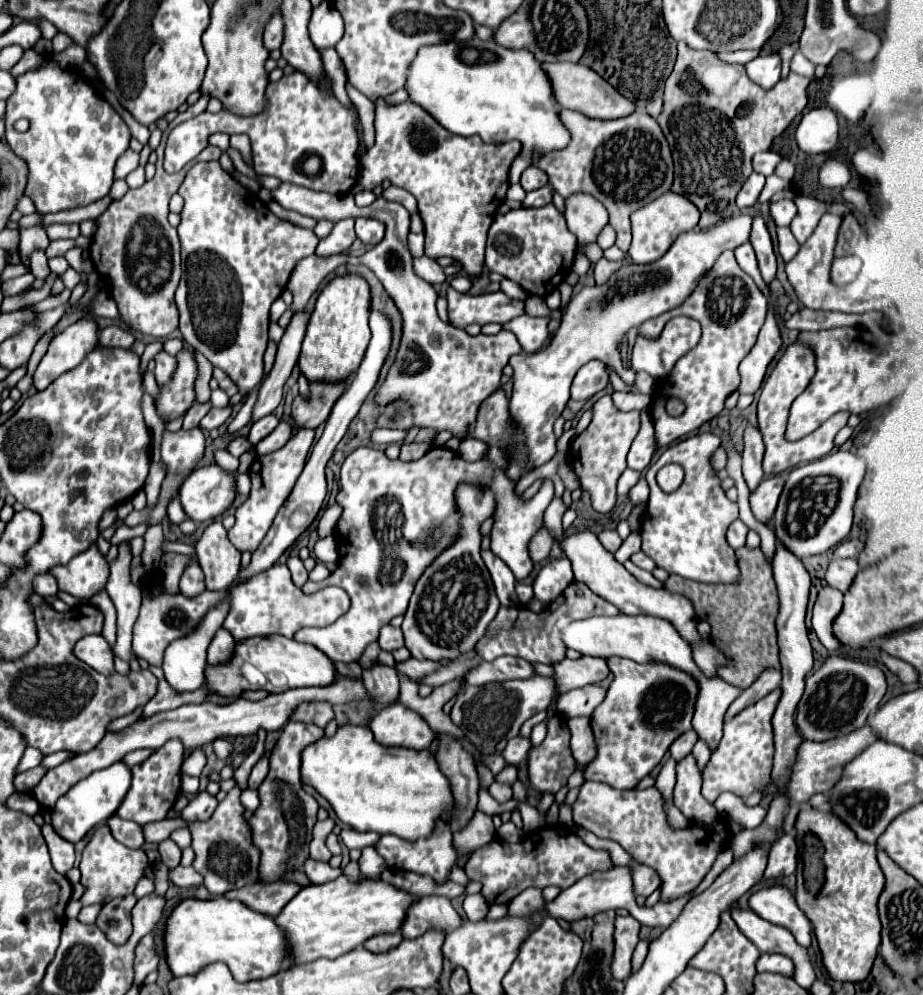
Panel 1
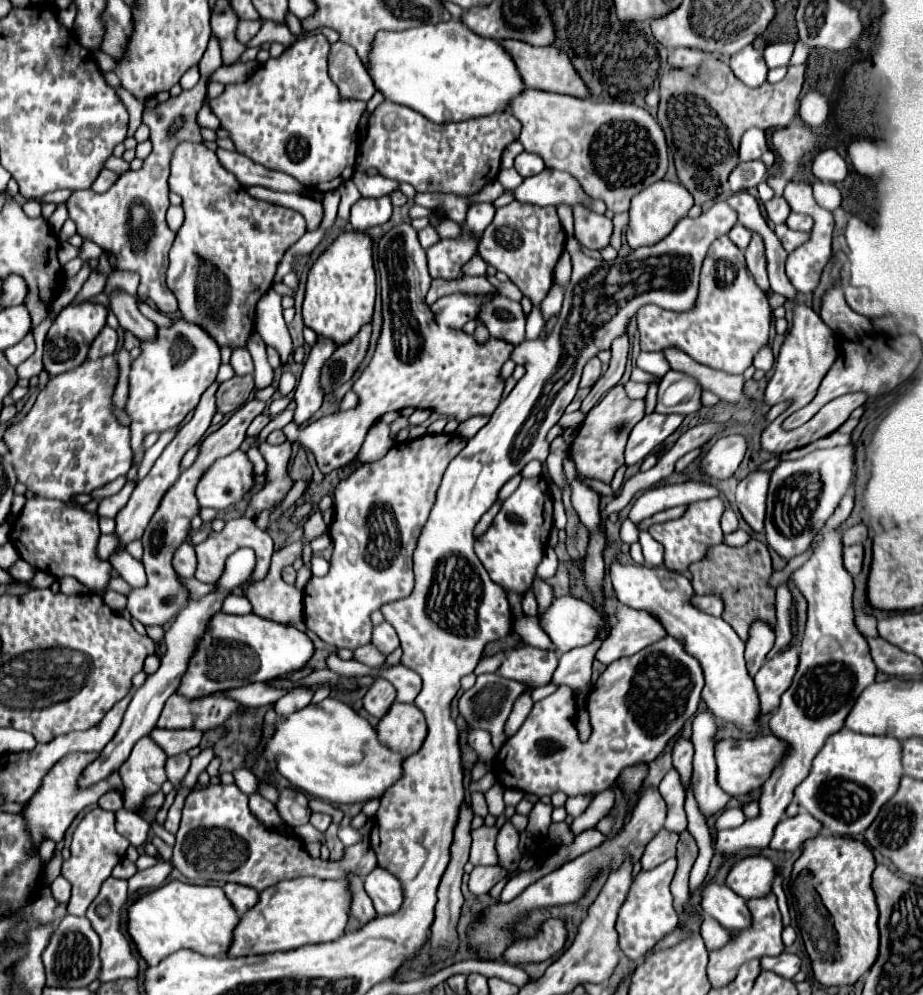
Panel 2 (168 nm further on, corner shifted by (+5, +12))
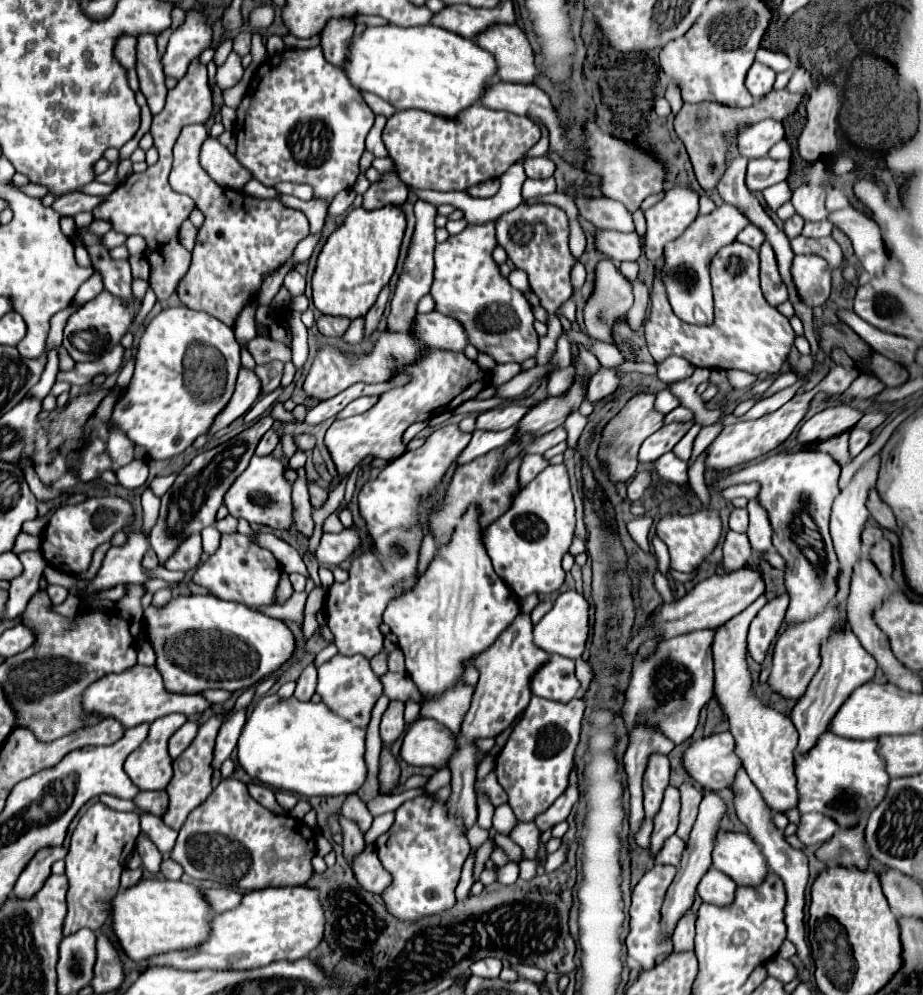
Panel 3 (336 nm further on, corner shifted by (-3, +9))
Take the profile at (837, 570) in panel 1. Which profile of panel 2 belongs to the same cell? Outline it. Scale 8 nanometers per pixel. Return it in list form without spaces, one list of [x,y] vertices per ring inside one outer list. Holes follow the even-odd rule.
[[[862,545],[844,547],[844,549],[842,549],[844,569],[848,569],[850,575],[858,575],[860,569],[862,569],[862,557],[864,557],[864,549],[862,549]]]

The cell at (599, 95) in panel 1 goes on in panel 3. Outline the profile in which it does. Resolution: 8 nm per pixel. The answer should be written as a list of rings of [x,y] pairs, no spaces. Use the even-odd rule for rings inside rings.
[[[492,24],[492,28],[480,32],[480,36],[476,36],[474,42],[478,42],[486,52],[492,52],[492,56],[496,56],[496,64],[500,68],[500,72],[496,72],[496,74],[500,80],[532,82],[534,76],[538,74],[538,68],[534,64],[534,50],[518,24]]]

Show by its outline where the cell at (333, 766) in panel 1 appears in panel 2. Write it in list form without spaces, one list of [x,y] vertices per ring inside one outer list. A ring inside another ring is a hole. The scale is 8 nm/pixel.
[[[328,697],[318,705],[308,705],[292,713],[288,719],[282,721],[278,719],[276,733],[264,745],[264,757],[268,761],[276,759],[278,773],[286,777],[290,785],[296,785],[296,789],[312,793],[314,797],[320,797],[328,803],[340,803],[340,805],[380,799],[386,793],[386,789],[390,789],[402,777],[402,763],[404,763],[404,757],[398,751],[378,741],[374,727],[364,717],[360,717],[352,707],[334,697]]]

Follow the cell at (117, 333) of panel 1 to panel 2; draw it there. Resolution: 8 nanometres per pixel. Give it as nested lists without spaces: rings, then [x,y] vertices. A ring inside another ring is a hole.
[[[104,325],[104,329],[96,337],[96,341],[92,343],[90,353],[92,353],[92,357],[96,357],[96,355],[110,355],[116,349],[118,349],[118,333],[112,327]]]

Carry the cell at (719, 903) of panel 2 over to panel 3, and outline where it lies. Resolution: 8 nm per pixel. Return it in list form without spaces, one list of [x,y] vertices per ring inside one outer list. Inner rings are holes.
[[[710,868],[700,884],[698,884],[698,896],[704,900],[704,902],[710,902],[710,904],[720,904],[720,906],[728,906],[732,904],[732,896],[734,896],[734,890],[736,890],[736,882],[728,876],[724,876],[722,872]]]

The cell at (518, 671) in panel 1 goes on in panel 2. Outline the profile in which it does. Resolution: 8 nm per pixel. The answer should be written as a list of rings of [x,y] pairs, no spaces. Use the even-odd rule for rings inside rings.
[[[524,645],[520,649],[514,649],[502,661],[498,673],[508,679],[524,681],[532,687],[536,685],[540,687],[552,679],[556,665],[558,665],[558,655],[554,651],[542,651],[542,649]]]

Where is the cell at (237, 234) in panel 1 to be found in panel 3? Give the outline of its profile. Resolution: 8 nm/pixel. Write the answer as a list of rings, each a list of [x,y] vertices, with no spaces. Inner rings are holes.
[[[190,124],[182,128],[176,140],[176,146],[174,146],[174,166],[170,172],[170,186],[176,188],[176,192],[188,194],[196,202],[196,206],[202,210],[202,214],[206,216],[204,226],[198,230],[190,270],[178,284],[178,296],[184,306],[192,310],[204,310],[216,316],[218,320],[222,320],[226,326],[234,326],[240,310],[256,298],[256,292],[262,284],[262,276],[270,274],[280,264],[284,264],[292,256],[298,242],[308,236],[308,220],[300,210],[286,208],[278,200],[260,200],[244,192],[236,192],[236,190],[218,186],[198,162],[198,152],[206,138],[208,138],[208,132],[202,124],[194,124],[194,126]]]

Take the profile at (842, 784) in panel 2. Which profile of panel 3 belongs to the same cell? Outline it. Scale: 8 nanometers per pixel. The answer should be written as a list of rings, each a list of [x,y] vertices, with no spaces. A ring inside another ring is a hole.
[[[824,732],[820,740],[804,756],[794,760],[800,814],[822,812],[838,822],[840,828],[866,824],[874,806],[886,796],[890,776],[884,772],[884,762],[878,754],[876,740],[850,740]]]

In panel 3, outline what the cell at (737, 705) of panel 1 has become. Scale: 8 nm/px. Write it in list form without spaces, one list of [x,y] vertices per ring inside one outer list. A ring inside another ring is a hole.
[[[788,594],[770,598],[766,606],[752,620],[748,630],[748,652],[758,664],[764,660],[768,648],[774,644],[786,608],[788,608]]]

